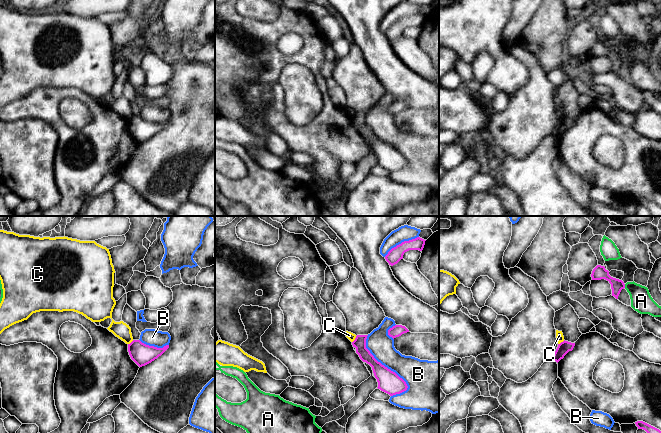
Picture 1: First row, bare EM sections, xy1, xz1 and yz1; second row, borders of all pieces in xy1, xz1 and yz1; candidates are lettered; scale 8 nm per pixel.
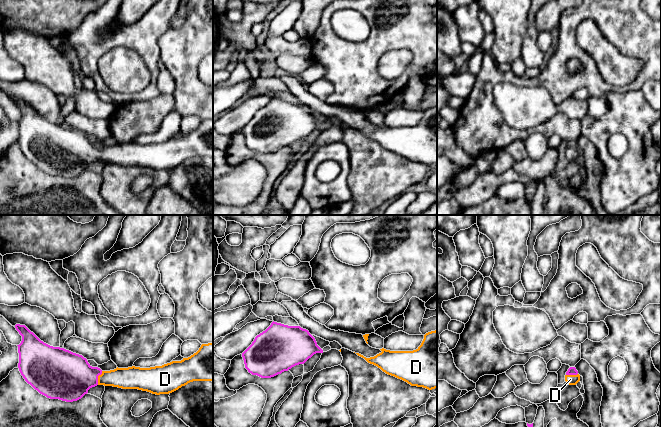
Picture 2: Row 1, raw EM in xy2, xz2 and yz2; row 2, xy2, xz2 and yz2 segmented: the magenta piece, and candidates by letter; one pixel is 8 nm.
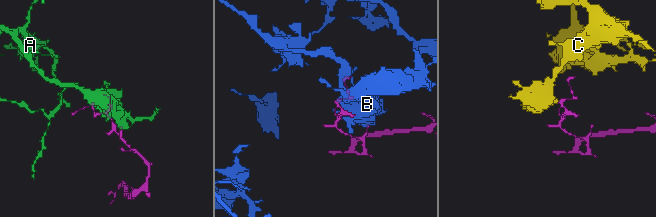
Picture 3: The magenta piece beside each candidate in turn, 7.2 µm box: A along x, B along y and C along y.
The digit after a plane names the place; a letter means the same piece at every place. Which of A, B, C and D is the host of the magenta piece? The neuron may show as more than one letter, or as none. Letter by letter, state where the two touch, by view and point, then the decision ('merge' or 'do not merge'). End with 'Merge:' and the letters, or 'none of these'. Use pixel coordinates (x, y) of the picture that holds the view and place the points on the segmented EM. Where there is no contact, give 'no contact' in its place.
A: contact yz1 (624, 286); do not merge
B: contact xz1 (383, 365); do not merge
C: contact xz1 (355, 339); do not merge
D: contact xy2 (97, 378); merge
Merge: D

